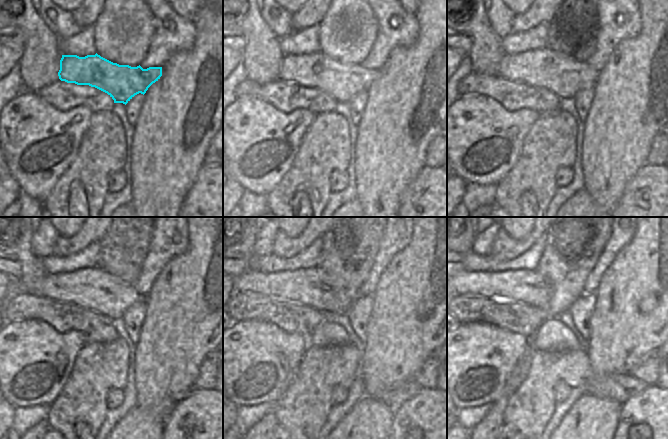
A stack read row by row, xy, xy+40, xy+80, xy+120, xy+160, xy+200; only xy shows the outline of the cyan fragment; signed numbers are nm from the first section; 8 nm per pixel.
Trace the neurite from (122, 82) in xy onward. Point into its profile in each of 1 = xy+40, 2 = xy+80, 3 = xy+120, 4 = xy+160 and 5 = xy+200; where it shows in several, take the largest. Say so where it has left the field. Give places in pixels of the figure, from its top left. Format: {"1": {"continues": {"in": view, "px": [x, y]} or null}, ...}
{"1": {"continues": {"in": "xy+40", "px": [342, 81]}}, "2": {"continues": {"in": "xy+80", "px": [562, 74]}}, "3": {"continues": {"in": "xy+120", "px": [94, 289]}}, "4": {"continues": {"in": "xy+160", "px": [315, 288]}}, "5": {"continues": {"in": "xy+200", "px": [523, 285]}}}

